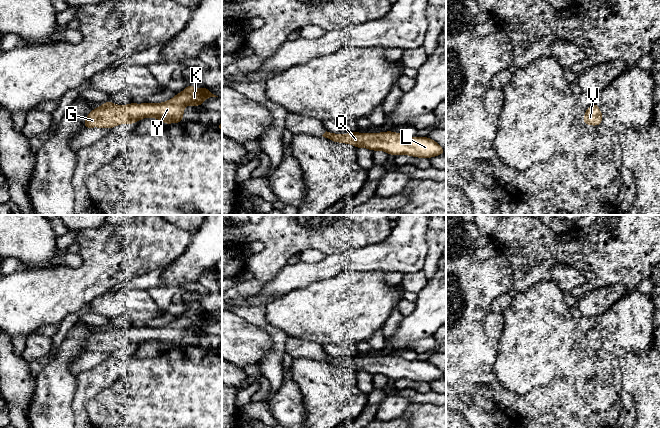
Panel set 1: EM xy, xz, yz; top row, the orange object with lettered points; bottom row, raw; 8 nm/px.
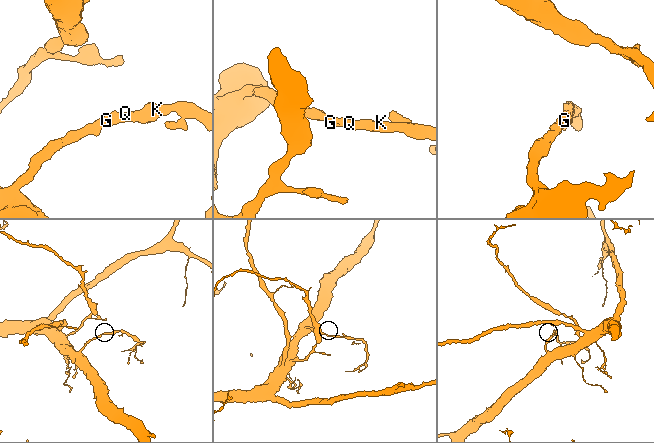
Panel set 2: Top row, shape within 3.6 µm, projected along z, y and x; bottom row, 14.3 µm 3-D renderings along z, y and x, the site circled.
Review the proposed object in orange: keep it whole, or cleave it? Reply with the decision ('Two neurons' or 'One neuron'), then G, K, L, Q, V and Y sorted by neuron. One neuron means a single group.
One neuron. Groups: G K L Q V Y

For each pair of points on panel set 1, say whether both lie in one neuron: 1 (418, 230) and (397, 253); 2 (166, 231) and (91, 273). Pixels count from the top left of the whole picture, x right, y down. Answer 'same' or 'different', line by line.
1: same
2: same

